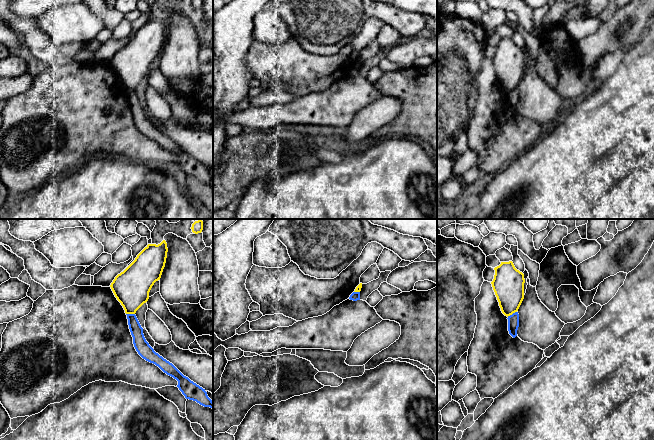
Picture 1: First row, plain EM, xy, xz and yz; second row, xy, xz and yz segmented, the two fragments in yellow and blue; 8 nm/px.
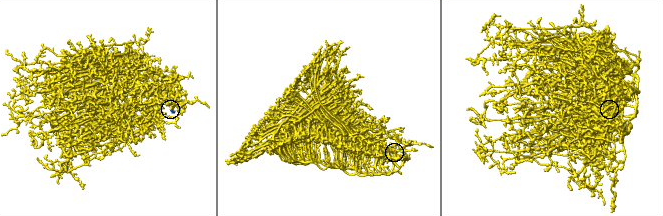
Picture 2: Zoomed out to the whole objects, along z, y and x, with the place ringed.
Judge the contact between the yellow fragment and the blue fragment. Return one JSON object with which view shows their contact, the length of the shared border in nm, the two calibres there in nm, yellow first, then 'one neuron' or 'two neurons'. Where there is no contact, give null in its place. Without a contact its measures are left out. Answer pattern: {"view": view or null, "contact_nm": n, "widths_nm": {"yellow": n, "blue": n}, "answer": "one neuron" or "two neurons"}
{"view": "yz", "contact_nm": 90, "widths_nm": {"yellow": 260, "blue": 100}, "answer": "two neurons"}

